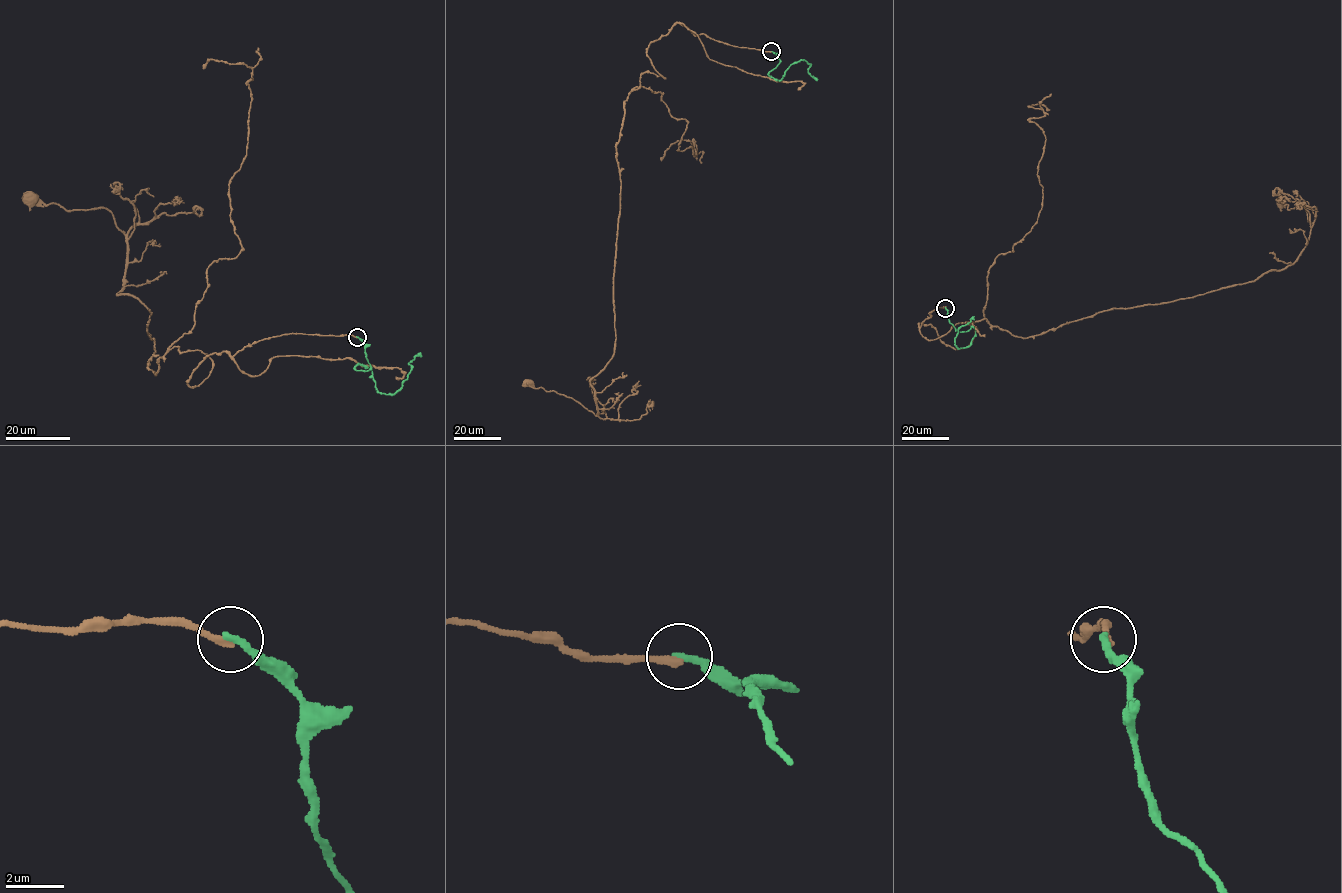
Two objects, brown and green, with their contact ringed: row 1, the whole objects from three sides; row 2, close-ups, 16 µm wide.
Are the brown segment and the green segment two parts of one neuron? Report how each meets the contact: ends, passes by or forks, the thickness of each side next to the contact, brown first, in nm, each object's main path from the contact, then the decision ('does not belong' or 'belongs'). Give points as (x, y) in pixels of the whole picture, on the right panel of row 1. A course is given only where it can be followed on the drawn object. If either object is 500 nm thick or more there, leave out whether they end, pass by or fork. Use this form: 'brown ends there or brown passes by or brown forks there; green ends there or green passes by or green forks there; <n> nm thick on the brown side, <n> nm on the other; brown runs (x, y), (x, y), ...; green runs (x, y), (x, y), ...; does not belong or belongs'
brown ends there; green ends there; 260 nm thick on the brown side, 280 nm on the other; brown runs (945, 307), (919, 326), (955, 349), (970, 321), (1034, 336), (1254, 281), (1307, 243), (1307, 210), (1279, 203); green runs (945, 307), (956, 329), (975, 329), (971, 344), (958, 348), (955, 344), (958, 329), (974, 316); does not belong

